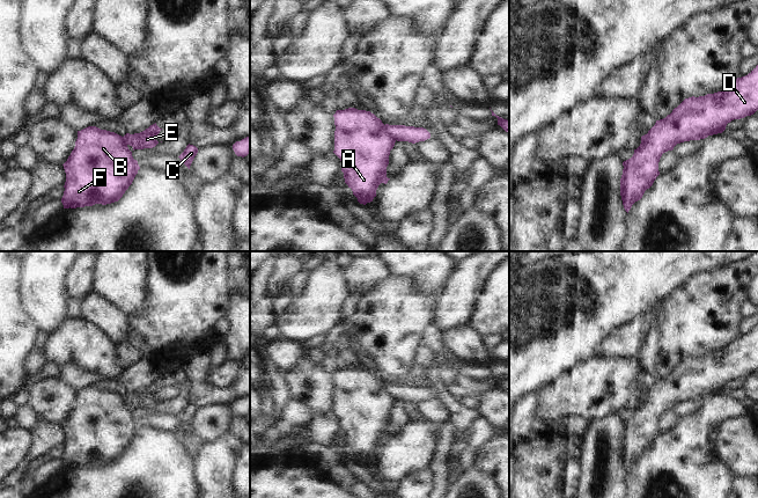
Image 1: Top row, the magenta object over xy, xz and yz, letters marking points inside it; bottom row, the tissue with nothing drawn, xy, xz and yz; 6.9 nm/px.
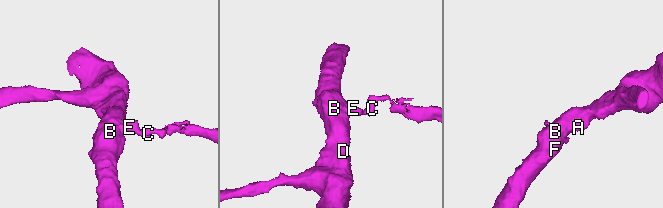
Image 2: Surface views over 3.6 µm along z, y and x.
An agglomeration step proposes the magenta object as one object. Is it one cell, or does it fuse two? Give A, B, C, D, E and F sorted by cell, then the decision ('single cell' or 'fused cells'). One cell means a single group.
groups A B D F / C E; fused cells

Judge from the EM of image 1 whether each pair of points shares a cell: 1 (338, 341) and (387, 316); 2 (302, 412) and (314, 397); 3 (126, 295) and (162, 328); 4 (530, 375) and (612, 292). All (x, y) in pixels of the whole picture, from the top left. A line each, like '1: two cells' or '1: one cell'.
1: one cell
2: two cells
3: two cells
4: one cell

